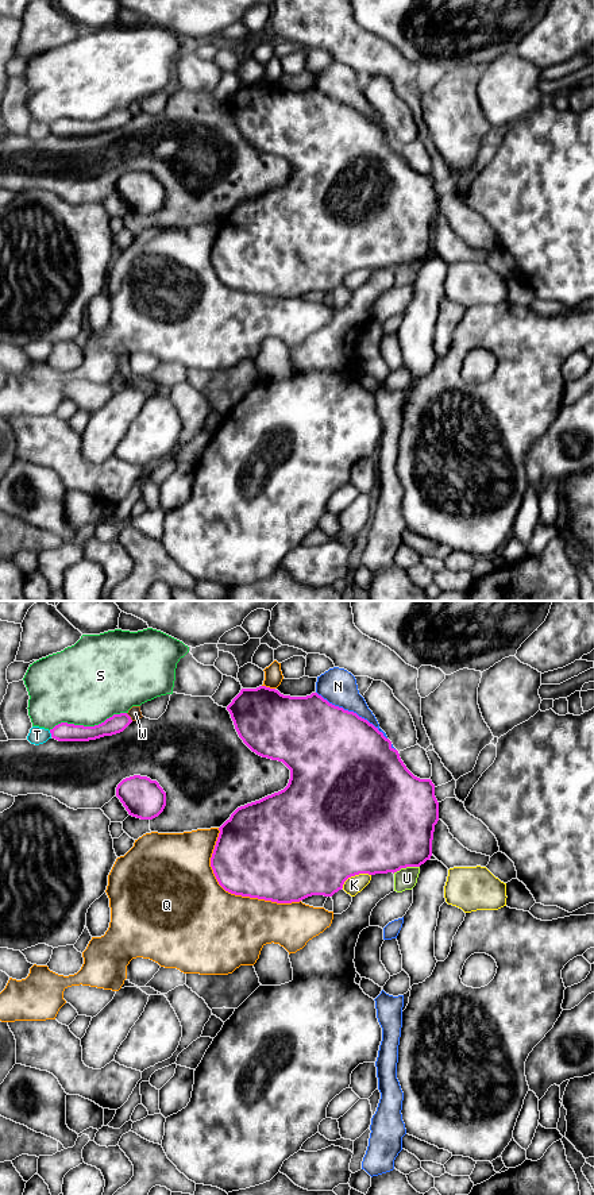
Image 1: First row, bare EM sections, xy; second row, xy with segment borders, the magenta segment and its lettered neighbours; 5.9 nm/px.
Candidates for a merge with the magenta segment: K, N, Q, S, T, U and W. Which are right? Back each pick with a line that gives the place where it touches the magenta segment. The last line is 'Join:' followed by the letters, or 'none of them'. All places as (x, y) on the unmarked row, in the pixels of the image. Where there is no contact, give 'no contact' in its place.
Join: none of them

